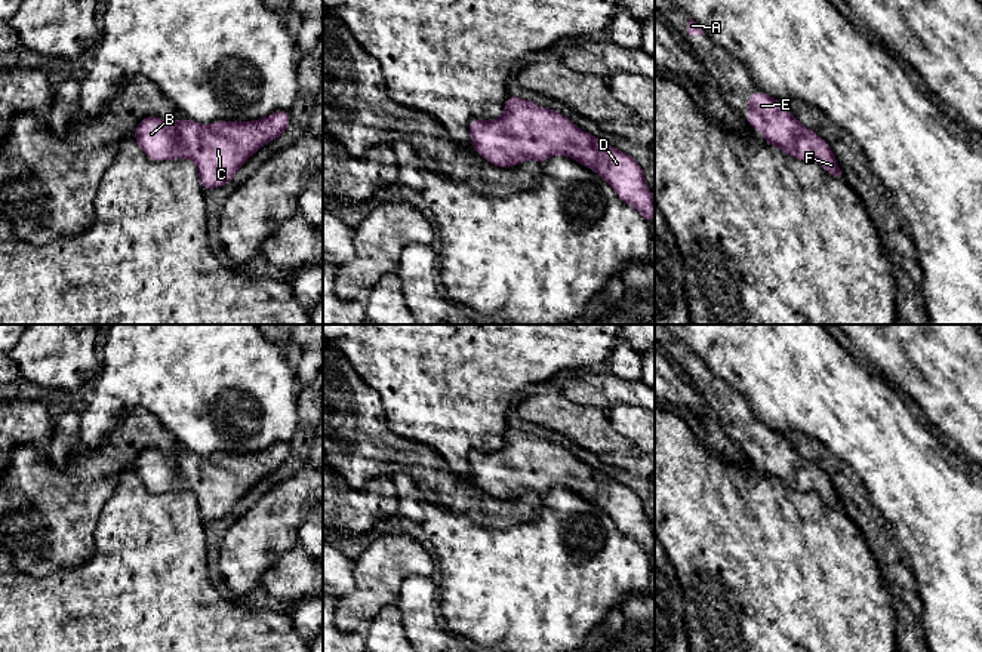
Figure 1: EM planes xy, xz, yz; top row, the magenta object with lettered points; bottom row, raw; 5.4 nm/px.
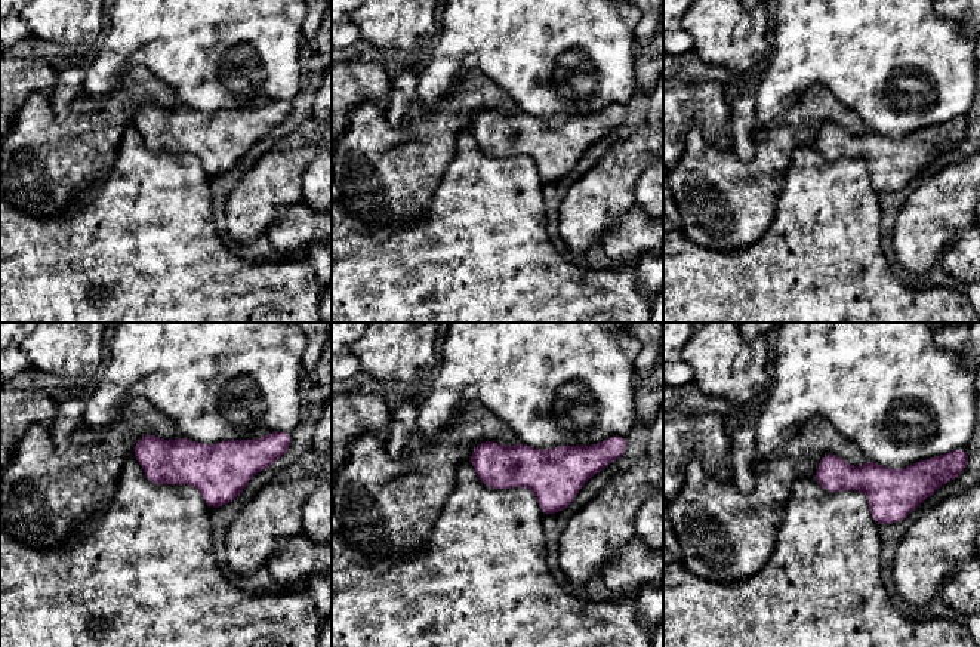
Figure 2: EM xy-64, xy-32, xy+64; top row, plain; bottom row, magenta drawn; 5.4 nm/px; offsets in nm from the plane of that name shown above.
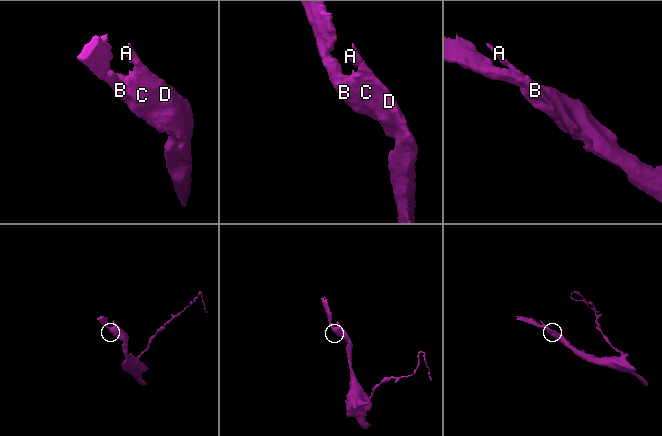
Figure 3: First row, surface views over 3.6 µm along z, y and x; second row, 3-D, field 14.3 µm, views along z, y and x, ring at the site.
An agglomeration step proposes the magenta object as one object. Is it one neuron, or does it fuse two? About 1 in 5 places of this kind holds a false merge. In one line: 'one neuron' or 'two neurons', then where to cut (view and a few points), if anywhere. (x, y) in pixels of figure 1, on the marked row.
one neuron; no cut

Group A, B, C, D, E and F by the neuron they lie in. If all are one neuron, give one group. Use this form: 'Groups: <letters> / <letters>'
Groups: A B C D E F

